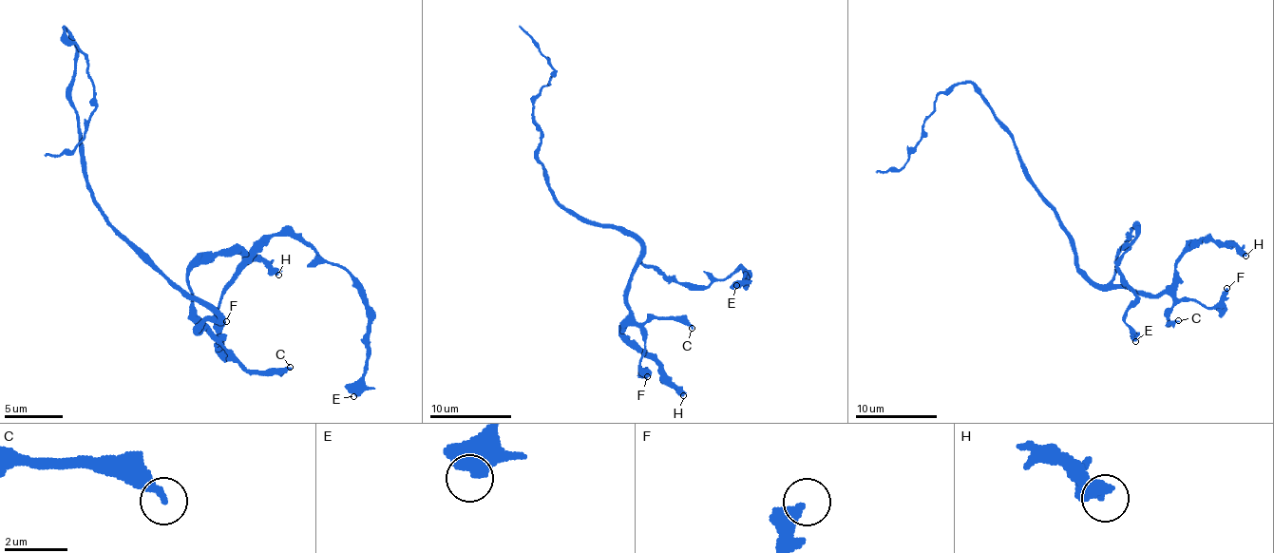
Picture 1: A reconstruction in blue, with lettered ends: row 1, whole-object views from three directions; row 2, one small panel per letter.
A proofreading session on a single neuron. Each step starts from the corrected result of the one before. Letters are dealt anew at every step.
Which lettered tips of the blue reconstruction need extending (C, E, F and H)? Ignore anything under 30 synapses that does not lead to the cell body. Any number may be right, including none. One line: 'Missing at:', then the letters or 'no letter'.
Missing at: H

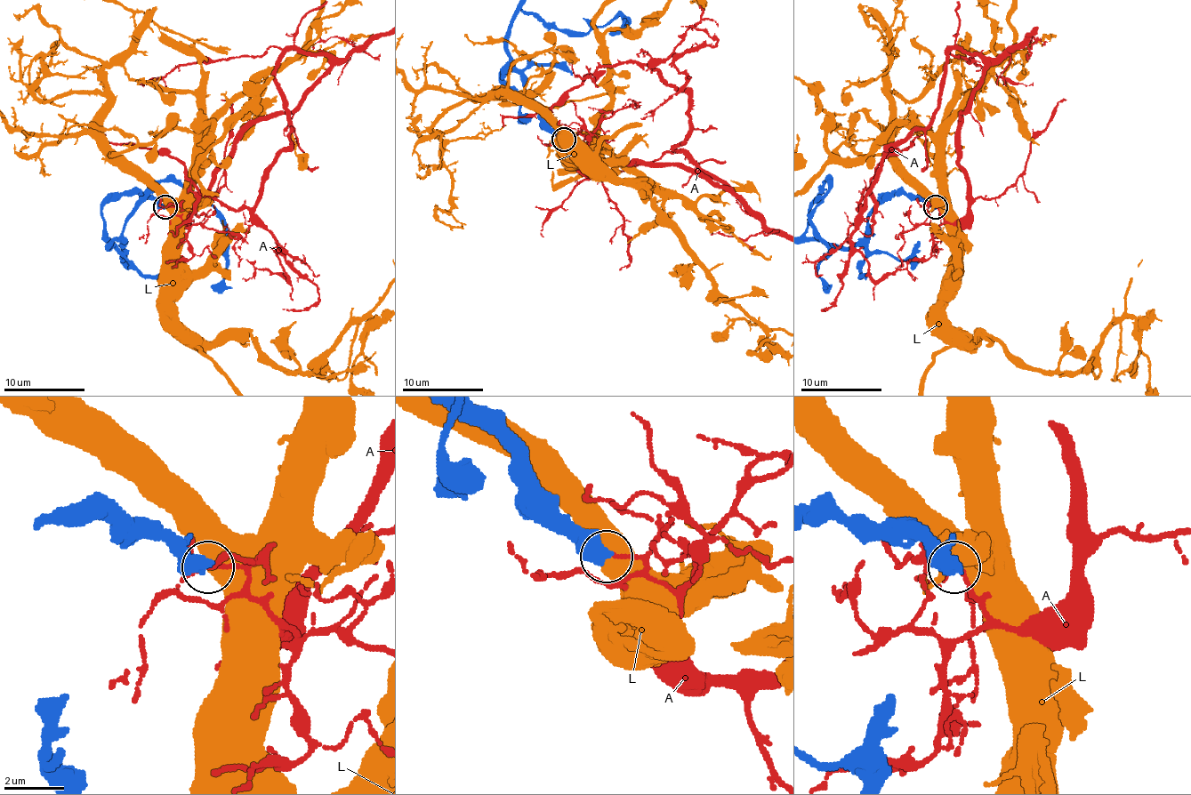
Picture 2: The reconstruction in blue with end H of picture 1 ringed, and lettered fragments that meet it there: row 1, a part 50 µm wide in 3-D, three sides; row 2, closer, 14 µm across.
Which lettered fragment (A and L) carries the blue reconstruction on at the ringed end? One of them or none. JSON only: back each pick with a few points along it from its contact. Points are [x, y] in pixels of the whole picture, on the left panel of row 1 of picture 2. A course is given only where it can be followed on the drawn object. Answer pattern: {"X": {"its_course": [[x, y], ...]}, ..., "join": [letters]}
{"join": []}

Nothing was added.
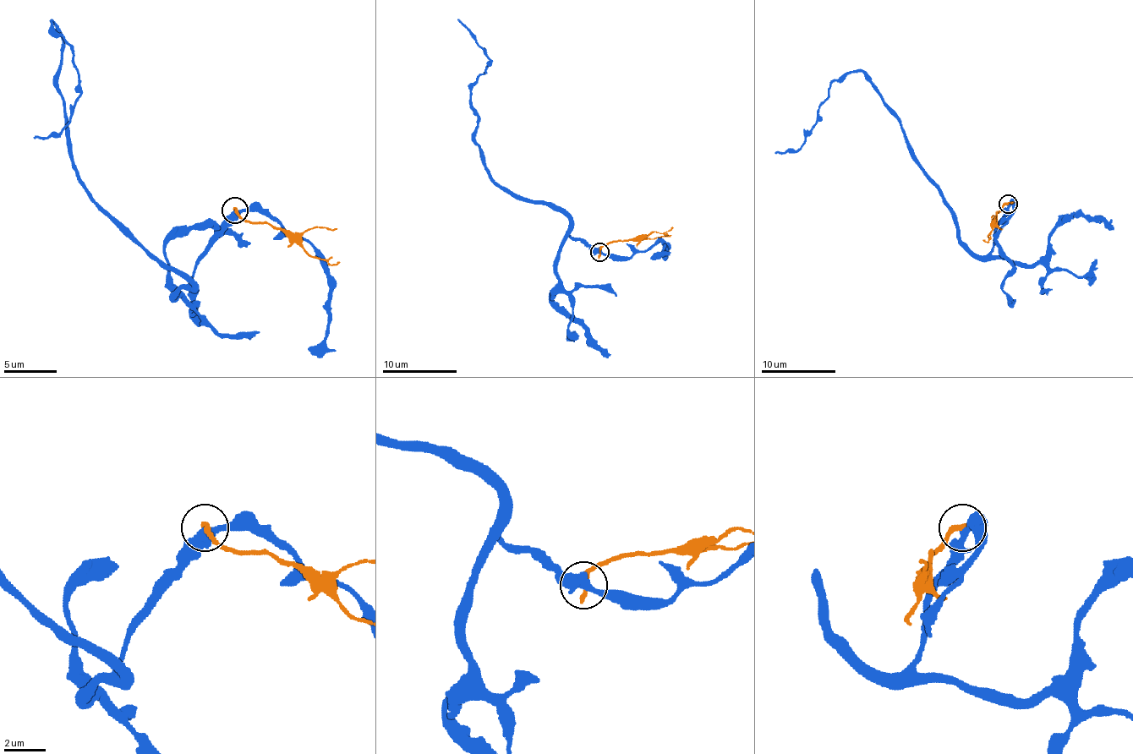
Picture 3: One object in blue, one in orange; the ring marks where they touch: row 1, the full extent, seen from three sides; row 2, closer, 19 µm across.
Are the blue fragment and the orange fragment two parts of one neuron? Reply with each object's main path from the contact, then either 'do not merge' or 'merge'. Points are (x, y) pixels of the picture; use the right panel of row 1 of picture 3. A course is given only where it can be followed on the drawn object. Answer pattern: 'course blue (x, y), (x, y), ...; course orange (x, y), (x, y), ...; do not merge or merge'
course blue (1009, 203), (995, 242), (977, 255), (899, 116), (861, 71), (831, 84), (796, 150), (775, 153); course orange (1009, 203), (995, 216), (995, 223), (987, 235), (989, 238), (986, 242), (982, 240); do not merge

